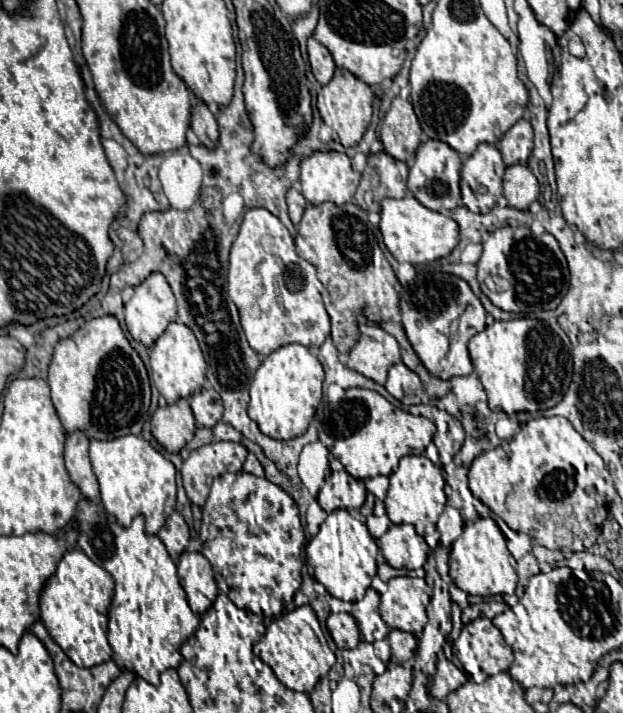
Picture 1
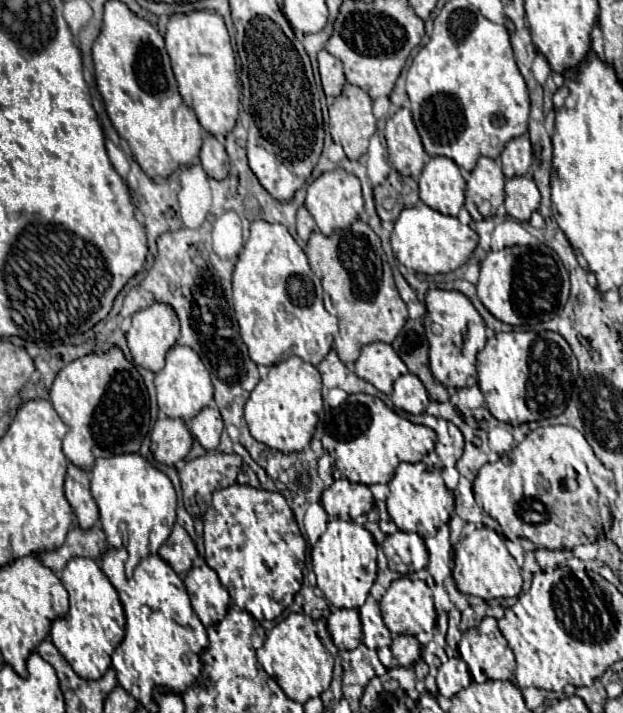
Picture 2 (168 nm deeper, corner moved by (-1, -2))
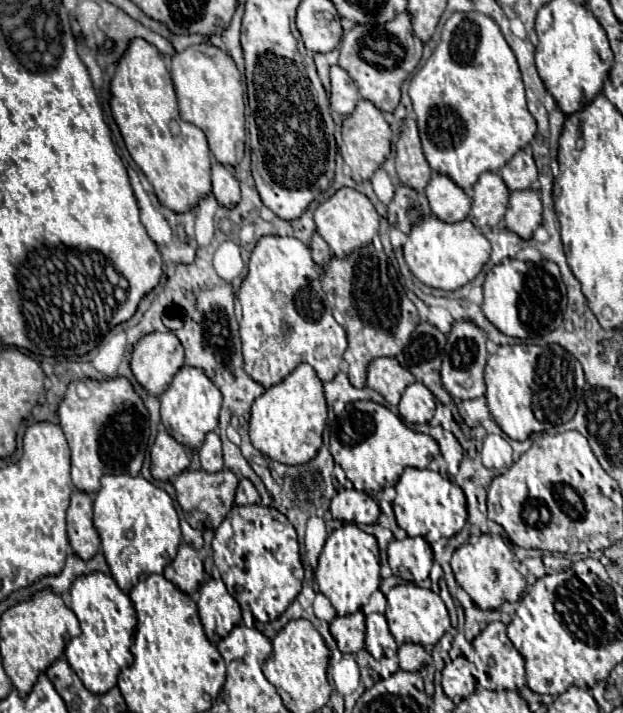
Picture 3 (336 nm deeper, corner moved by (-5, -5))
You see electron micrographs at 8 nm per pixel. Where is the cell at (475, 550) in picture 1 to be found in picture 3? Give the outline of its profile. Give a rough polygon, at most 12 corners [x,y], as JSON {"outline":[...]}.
{"outline":[[483,534],[451,558],[457,584],[485,610],[517,602],[525,576],[505,540]]}

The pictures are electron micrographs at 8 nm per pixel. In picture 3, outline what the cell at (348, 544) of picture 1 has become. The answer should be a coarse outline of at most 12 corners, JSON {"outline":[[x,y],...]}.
{"outline":[[333,530],[315,580],[337,616],[361,610],[381,582],[375,536]]}

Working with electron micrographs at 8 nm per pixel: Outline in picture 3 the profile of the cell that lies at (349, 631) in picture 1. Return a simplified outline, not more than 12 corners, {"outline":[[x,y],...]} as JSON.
{"outline":[[337,616],[331,634],[343,654],[365,646],[365,616]]}

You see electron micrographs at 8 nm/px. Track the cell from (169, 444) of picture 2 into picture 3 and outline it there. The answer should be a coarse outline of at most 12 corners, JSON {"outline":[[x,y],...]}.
{"outline":[[161,430],[151,448],[151,474],[169,480],[187,470],[191,452]]}

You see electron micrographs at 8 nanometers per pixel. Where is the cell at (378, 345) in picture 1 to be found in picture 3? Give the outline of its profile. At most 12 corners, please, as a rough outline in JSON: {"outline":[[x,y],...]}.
{"outline":[[375,358],[367,386],[397,406],[415,376],[397,358]]}

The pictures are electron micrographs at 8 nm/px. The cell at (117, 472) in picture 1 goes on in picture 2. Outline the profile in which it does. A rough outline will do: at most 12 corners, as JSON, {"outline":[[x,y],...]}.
{"outline":[[139,453],[95,461],[107,543],[131,577],[175,525],[169,477]]}

